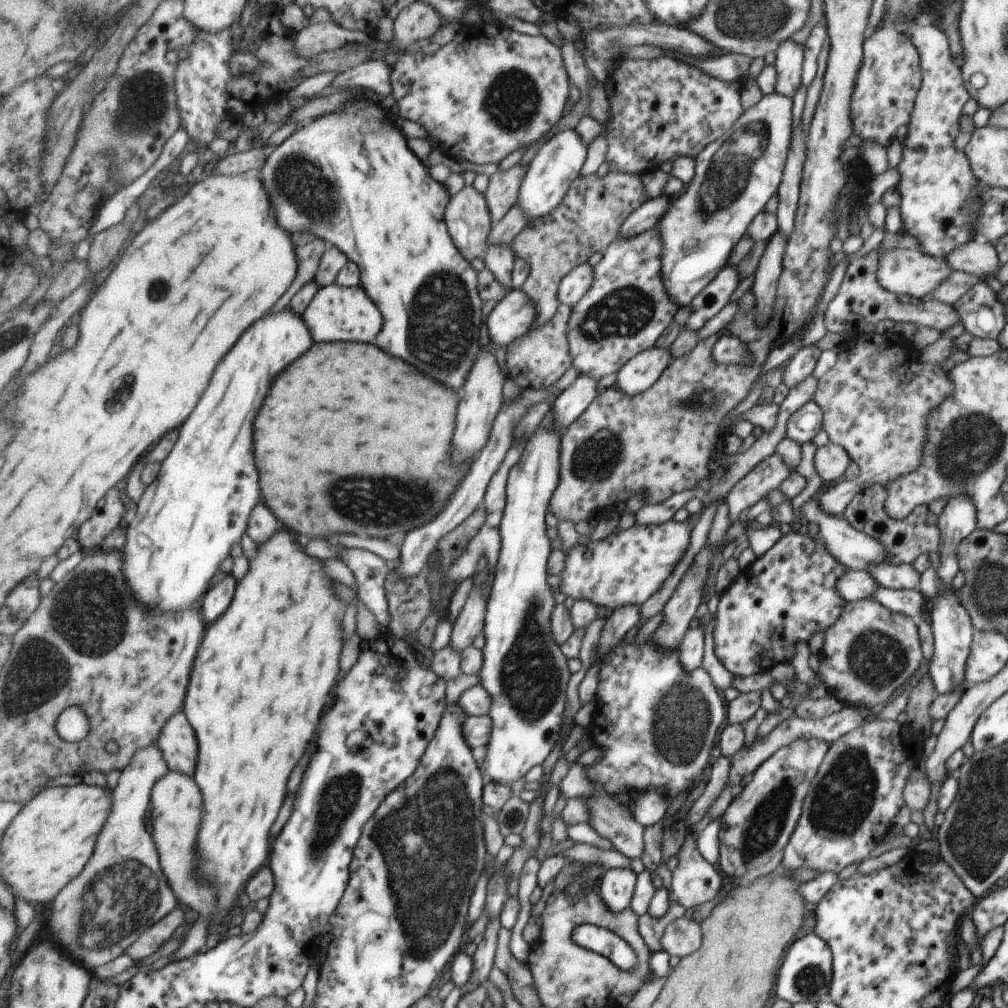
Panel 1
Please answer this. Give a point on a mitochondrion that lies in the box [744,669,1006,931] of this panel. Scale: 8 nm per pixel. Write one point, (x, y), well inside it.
(841, 803)

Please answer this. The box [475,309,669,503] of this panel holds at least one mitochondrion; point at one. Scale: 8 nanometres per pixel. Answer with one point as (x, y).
(596, 457)

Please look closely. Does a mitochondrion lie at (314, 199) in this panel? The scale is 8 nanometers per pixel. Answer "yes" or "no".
yes

